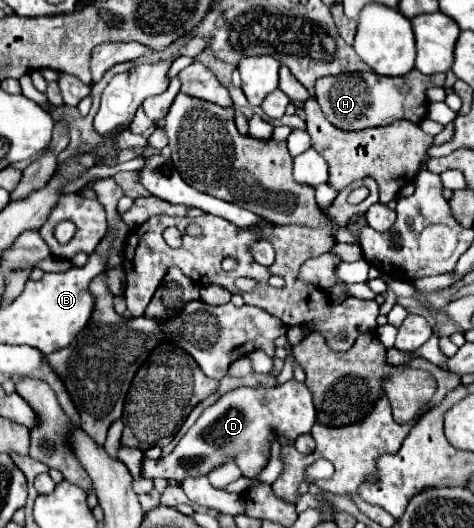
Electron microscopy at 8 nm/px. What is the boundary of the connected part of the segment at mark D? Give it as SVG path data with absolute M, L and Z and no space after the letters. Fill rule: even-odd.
M295 380L271 388L235 388L203 410L171 454L161 456L159 460L143 460L145 478L171 478L183 482L185 478L207 476L227 462L235 462L245 478L257 478L267 466L271 442L277 436L295 440L299 434L309 432L313 424L315 408L311 392Z

